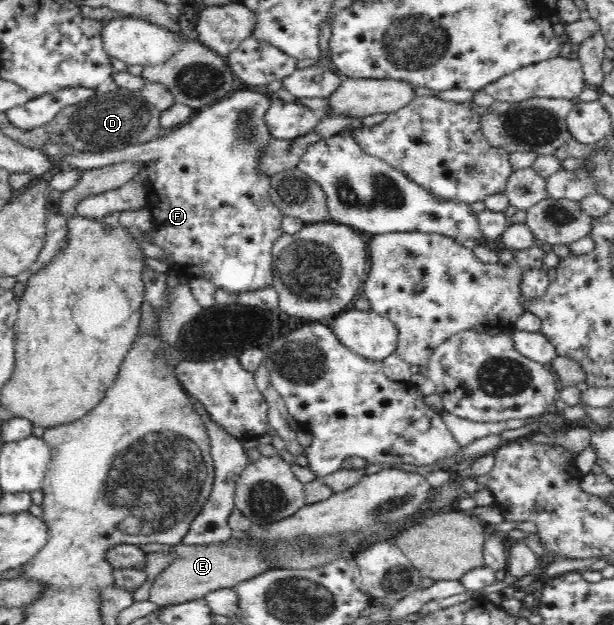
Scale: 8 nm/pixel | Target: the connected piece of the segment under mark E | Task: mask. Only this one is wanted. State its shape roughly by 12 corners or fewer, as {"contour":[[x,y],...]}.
{"contour":[[229,540],[171,547],[146,598],[182,604],[268,570],[258,547]]}

